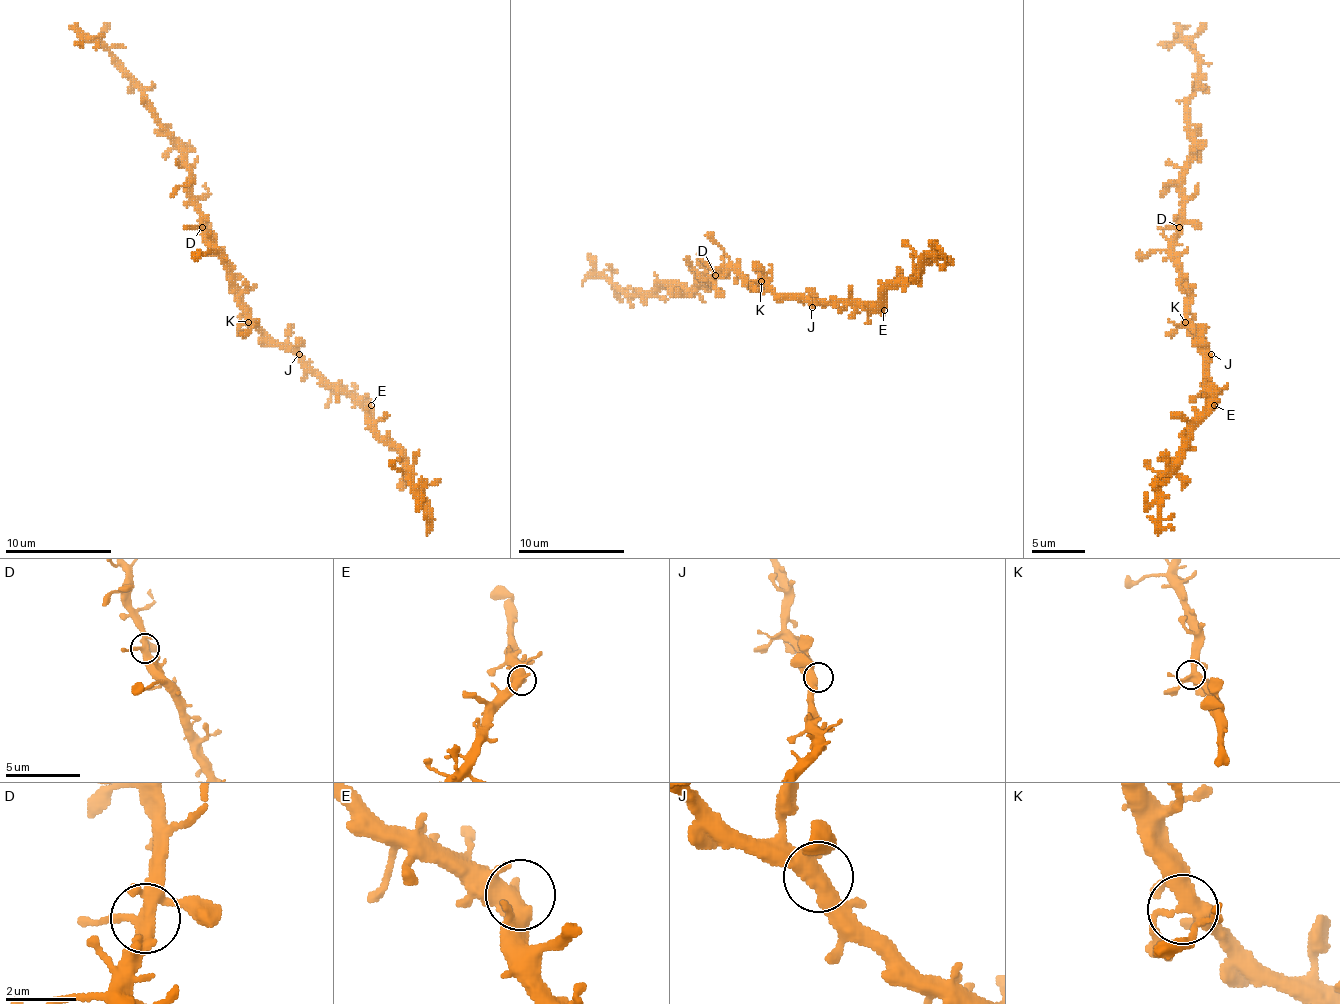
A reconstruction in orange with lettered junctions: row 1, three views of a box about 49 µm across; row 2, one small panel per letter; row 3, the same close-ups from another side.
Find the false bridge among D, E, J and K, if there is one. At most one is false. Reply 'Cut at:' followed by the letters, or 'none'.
Cut at: none

